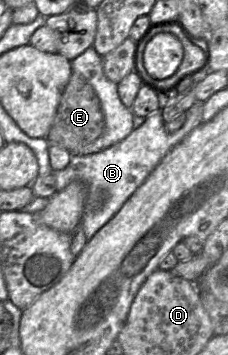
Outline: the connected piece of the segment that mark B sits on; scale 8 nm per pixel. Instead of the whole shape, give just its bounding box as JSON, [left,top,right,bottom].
[52,101,203,240]

